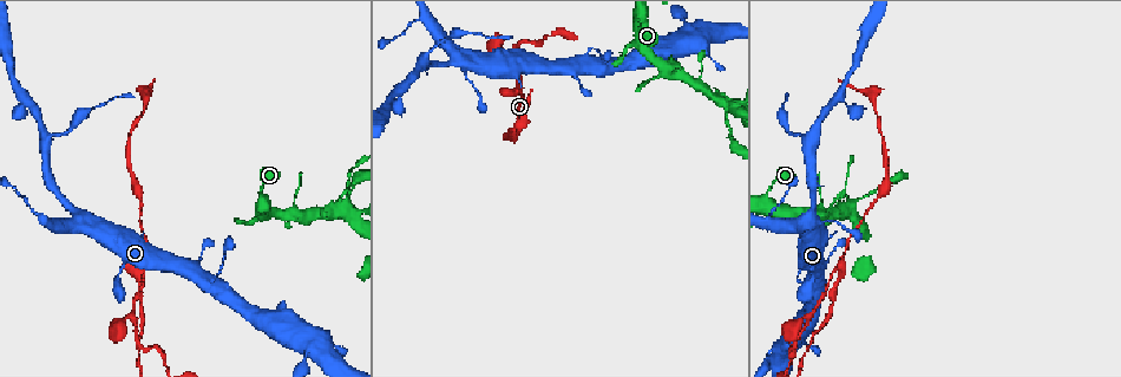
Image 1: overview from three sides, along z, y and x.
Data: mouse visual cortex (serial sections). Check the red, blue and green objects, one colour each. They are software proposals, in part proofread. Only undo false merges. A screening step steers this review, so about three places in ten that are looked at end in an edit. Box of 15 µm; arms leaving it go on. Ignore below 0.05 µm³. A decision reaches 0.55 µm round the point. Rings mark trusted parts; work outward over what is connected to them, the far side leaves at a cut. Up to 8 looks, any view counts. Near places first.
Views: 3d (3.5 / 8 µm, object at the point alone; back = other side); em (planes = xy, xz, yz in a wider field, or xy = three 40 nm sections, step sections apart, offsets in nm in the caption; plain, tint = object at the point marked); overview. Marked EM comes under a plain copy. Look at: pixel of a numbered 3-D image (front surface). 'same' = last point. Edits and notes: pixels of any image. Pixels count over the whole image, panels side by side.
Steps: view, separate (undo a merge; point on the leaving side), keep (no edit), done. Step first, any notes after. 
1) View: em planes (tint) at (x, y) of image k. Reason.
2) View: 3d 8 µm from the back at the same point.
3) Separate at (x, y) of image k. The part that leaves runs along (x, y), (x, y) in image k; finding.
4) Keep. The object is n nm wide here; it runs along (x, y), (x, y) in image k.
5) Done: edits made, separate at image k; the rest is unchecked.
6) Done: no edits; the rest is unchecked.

View: 3d 3.5 µm at (834, 268) of image 1. Side arm on a straight run.

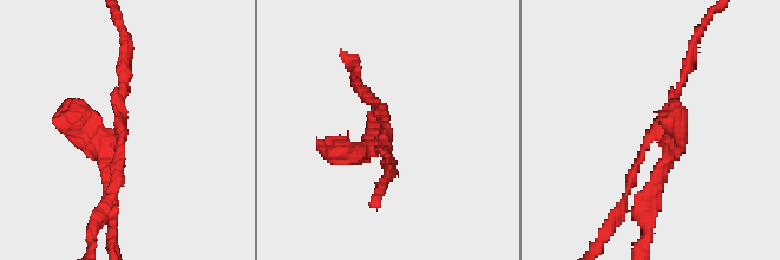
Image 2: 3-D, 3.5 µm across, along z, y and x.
View: em planes (tint) at (384, 139) of image 2.

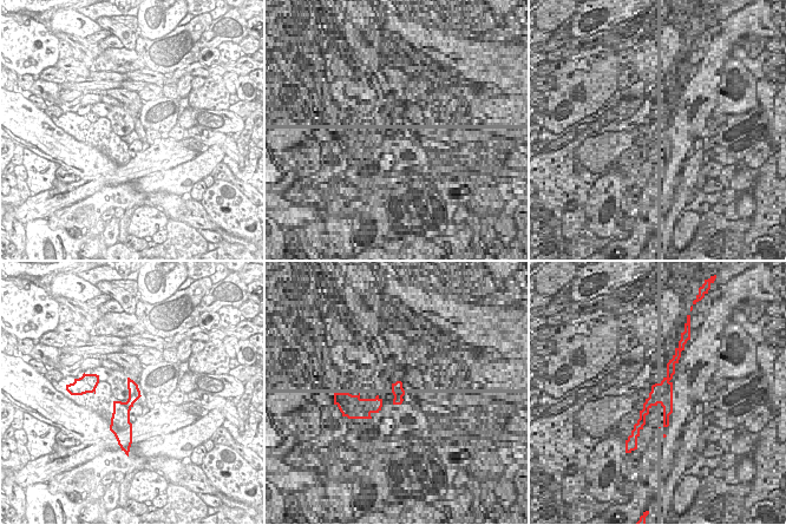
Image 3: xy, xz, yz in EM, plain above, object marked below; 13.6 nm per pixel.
Separate at (633, 173) of image 2. The part that leaves runs along (660, 127), (611, 221) in image 2; two cells meet here.

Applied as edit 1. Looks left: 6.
View: overview. Redraw.

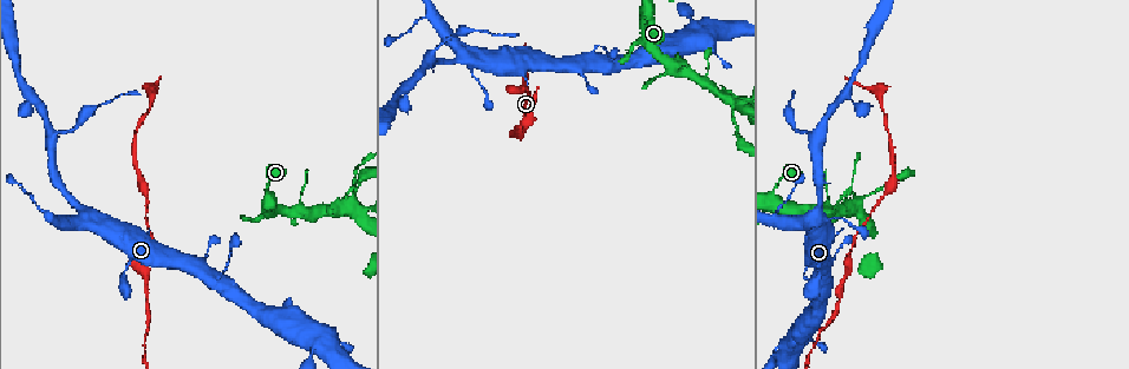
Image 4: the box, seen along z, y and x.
View: 3d 8 µm at (84, 212) of image 4. Sharp bend.

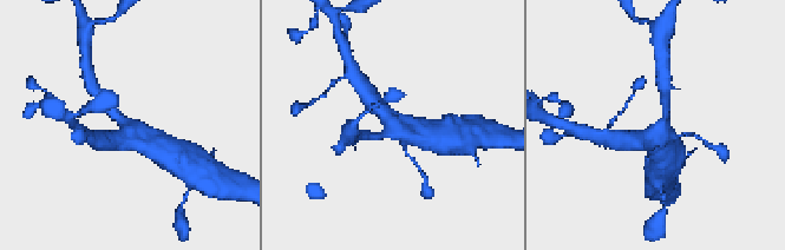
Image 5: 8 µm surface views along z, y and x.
View: 3d 3.5 µm from the back at (125, 123) of image 5.

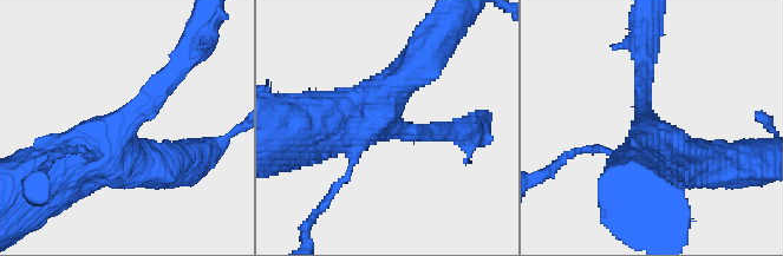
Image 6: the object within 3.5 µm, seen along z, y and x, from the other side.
View: em xy step 1 (tint) at (123, 127) of image 6. 4 arms meet here; the arms are 100, 250, 500, 700 nm wide.

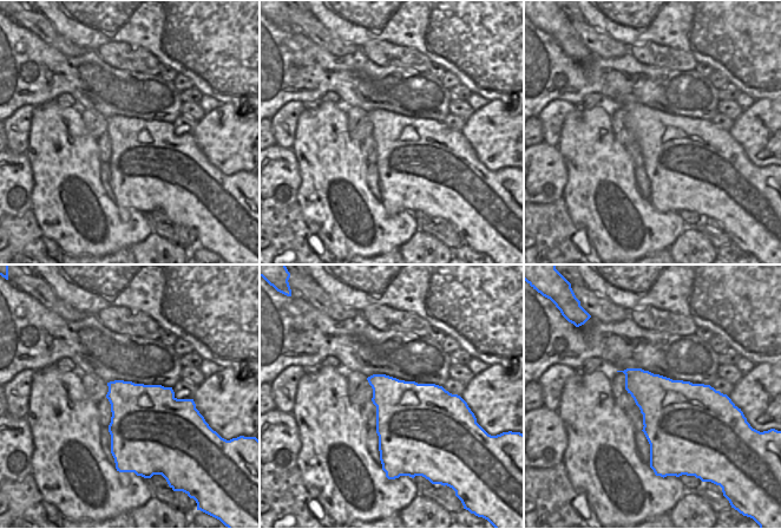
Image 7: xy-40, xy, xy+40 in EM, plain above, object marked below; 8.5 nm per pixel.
Keep. It runs along (44, 174), (95, 156), (164, 83) in image 6; all the same cell.

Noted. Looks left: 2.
View: 3d 3.5 µm at (52, 139) of image 4. Sudden change in width.

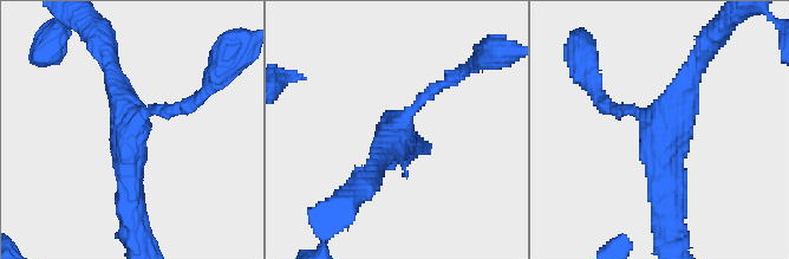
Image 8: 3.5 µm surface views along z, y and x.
View: em xy step 2 (tint) at (393, 134) of image 8. 3 arms meet here; the arms are 150, 300, 400 nm wide; need the tissue.

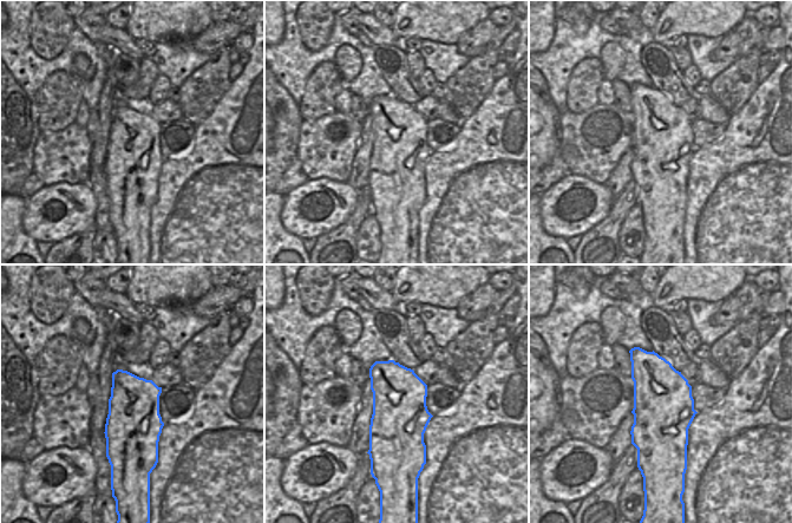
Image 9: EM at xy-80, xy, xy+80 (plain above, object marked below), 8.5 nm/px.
Separate at (600, 105) of image 8. The part that leaves runs along (631, 110), (610, 110), (582, 51) in image 8; a second cell is stuck on.

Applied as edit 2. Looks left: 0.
Done: edits made, separate at image 2, separate at image 8; the rest is unchecked.

